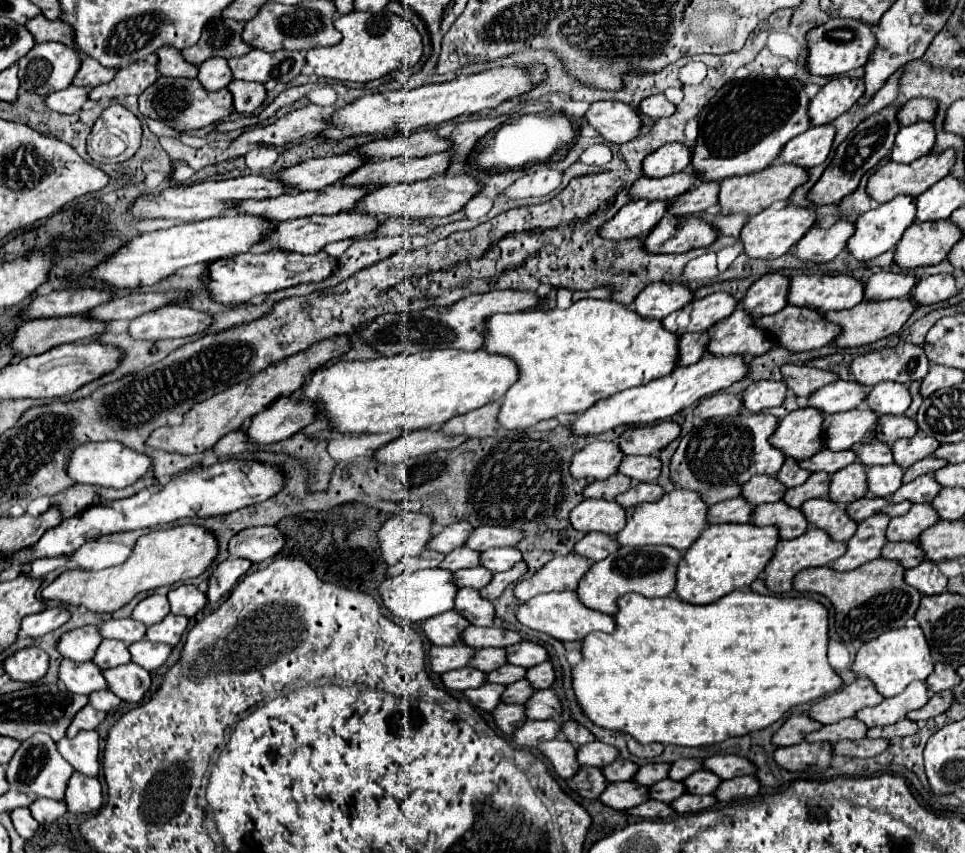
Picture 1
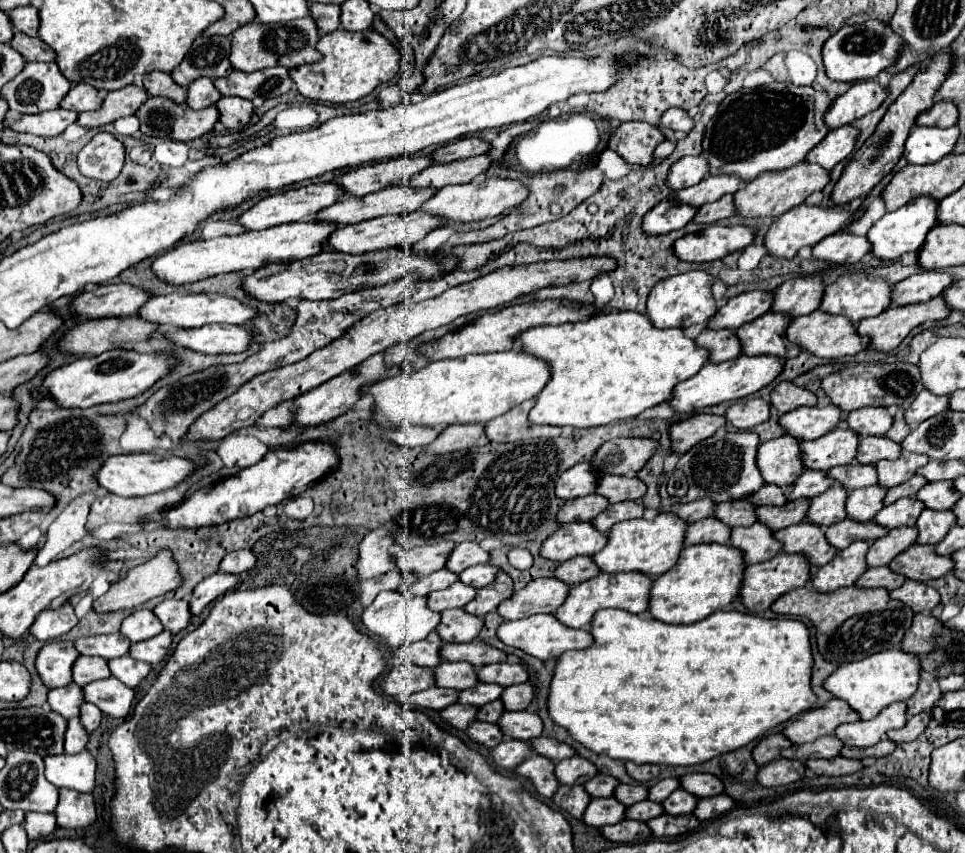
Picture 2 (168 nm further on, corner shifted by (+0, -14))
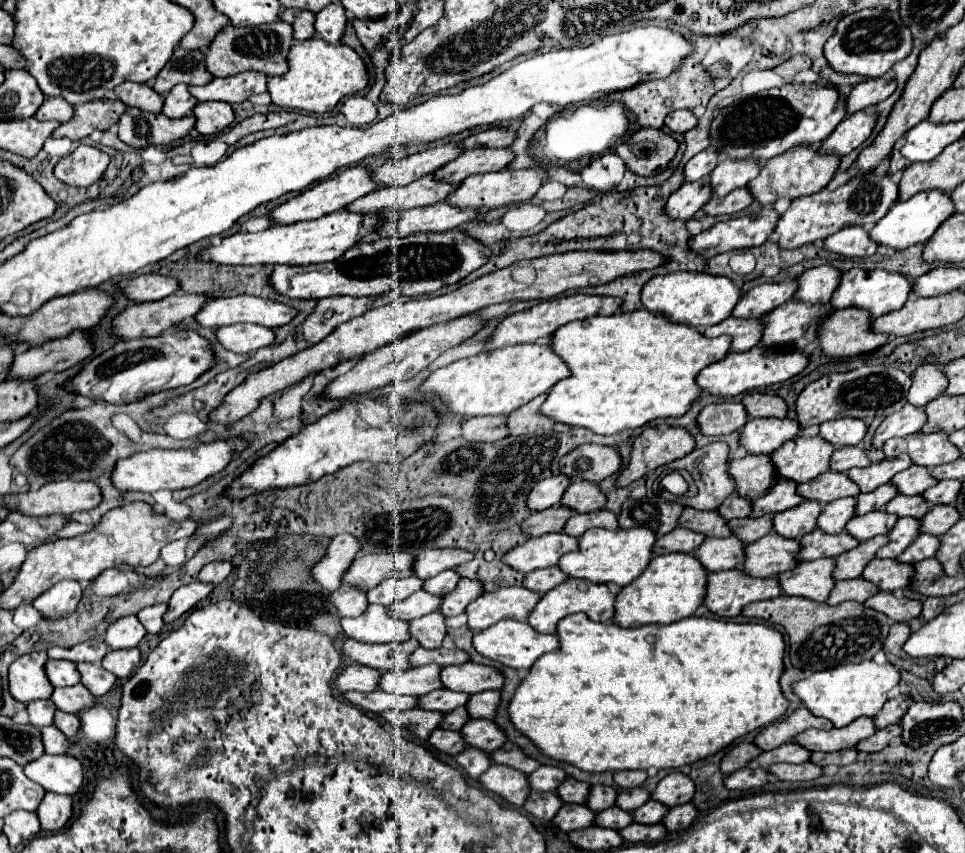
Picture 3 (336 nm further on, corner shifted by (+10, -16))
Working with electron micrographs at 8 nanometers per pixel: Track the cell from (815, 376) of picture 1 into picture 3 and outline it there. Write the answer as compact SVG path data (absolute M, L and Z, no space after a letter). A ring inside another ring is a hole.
M751 392L743 396L743 406L751 418L785 418L787 404L779 396Z

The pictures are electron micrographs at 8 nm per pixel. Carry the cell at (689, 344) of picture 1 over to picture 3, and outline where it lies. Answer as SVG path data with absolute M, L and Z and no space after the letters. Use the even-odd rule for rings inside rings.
M729 316L725 322L707 328L703 334L709 336L709 338L729 334L729 336L733 336L731 350L743 352L743 350L749 350L755 344L759 344L759 340L763 338L763 318L735 318L735 316Z

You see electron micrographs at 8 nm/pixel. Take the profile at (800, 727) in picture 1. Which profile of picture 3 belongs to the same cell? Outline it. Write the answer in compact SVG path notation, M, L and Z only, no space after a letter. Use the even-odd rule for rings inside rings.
M741 742L737 746L733 746L721 760L721 772L723 774L731 774L739 768L743 768L749 760L757 758L761 754L761 750L755 746L755 744L747 744L747 742Z

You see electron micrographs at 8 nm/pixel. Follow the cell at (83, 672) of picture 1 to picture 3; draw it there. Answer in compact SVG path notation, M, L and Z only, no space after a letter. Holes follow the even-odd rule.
M37 700L37 702L29 702L27 704L27 712L29 712L29 724L33 724L35 728L43 728L43 726L51 726L53 722L53 704L49 704L47 700Z

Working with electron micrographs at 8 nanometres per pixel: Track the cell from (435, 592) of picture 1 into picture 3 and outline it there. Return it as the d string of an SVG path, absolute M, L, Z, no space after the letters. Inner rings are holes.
M369 604L367 612L357 618L341 618L341 628L349 638L369 644L409 640L407 622L389 618L387 608L381 604Z

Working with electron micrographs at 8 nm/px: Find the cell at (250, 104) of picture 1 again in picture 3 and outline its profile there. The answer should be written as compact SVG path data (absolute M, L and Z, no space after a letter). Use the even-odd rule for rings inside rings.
M209 102L209 104L197 104L193 108L193 116L197 118L195 130L201 136L215 136L231 126L235 114L231 104L225 102Z

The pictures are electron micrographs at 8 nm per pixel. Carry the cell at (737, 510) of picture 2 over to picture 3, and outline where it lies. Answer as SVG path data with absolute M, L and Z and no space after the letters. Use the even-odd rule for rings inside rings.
M685 508L679 516L679 526L705 534L707 538L727 538L731 530L725 520L715 516L715 512L697 512L695 508Z

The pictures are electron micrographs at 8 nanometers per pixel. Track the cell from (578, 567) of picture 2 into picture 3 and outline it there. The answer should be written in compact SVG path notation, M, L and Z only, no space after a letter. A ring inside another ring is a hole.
M551 566L551 568L533 570L533 572L525 574L523 586L525 586L527 590L537 592L537 594L545 594L545 592L549 592L553 586L561 584L563 580L567 580L567 576L565 576L557 566Z

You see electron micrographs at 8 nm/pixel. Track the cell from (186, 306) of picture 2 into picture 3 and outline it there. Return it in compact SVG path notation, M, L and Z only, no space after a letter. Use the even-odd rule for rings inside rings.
M239 294L233 298L209 300L195 316L201 326L227 326L239 322L253 322L267 328L289 324L297 316L297 310L267 298Z

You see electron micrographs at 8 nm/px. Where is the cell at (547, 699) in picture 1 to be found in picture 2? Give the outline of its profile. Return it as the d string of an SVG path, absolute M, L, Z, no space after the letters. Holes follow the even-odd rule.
M529 710L503 714L499 726L505 736L515 738L515 740L533 740L533 738L539 738L543 732L541 718Z

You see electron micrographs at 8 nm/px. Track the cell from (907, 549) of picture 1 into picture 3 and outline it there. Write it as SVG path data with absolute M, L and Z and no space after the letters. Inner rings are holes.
M843 580L843 582L837 582L827 598L827 604L829 606L835 606L835 604L841 604L841 602L847 602L847 600L855 600L855 602L865 602L869 596L877 594L877 586L869 584L867 580Z

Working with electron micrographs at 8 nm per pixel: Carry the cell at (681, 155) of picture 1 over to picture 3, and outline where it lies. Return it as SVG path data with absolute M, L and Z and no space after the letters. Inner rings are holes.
M703 150L697 156L693 156L685 166L685 180L701 180L703 176L711 174L713 168L719 164L719 154L715 150Z

